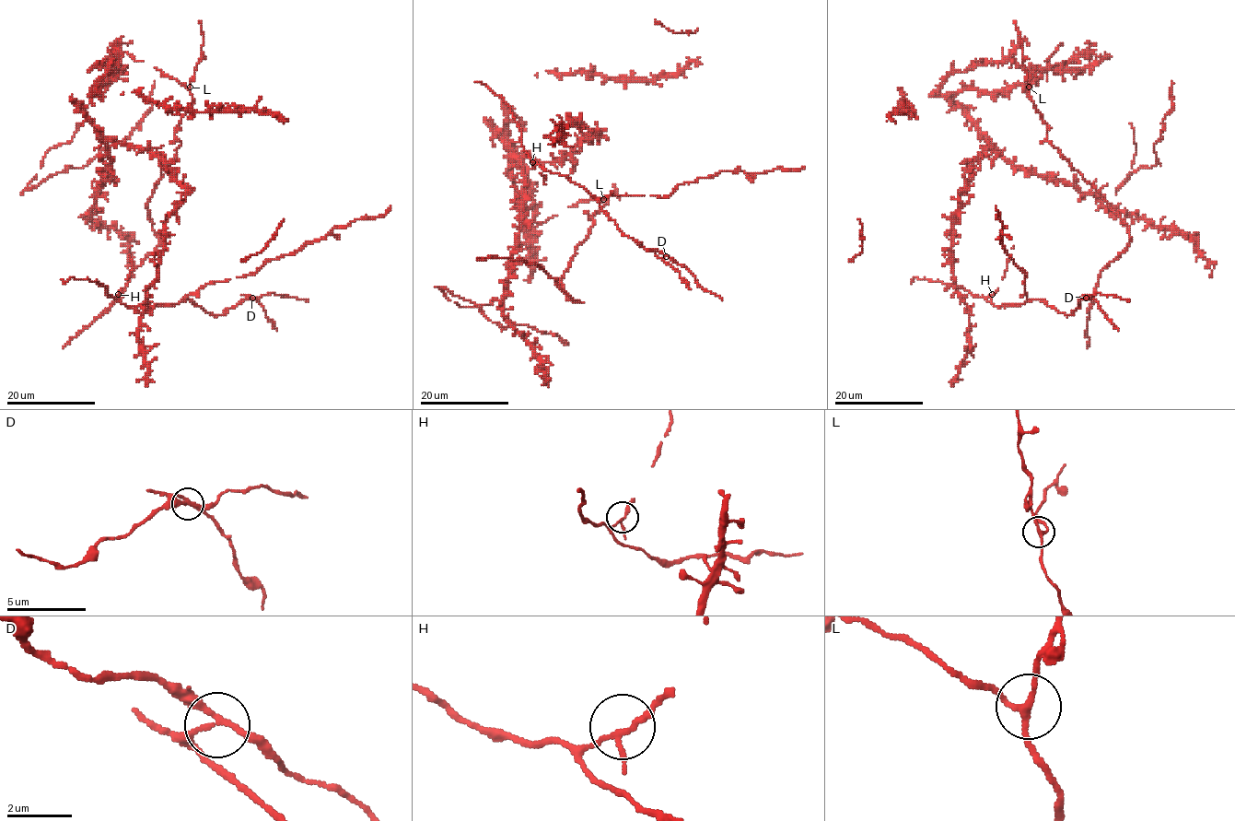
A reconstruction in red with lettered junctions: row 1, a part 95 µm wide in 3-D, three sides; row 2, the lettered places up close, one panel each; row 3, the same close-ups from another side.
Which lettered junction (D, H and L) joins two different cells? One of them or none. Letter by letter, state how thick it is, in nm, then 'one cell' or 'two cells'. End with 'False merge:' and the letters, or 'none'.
D: 160 nm thick; two cells
H: 130 nm thick; one cell
L: 170 nm thick; one cell
False merge: D

